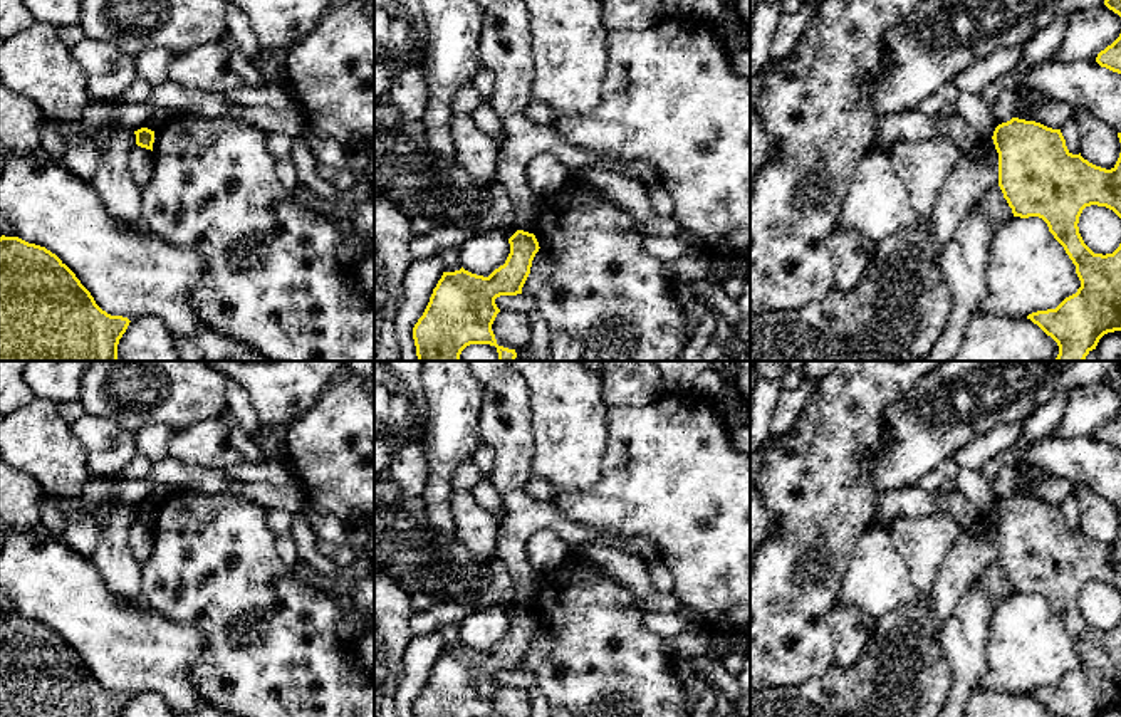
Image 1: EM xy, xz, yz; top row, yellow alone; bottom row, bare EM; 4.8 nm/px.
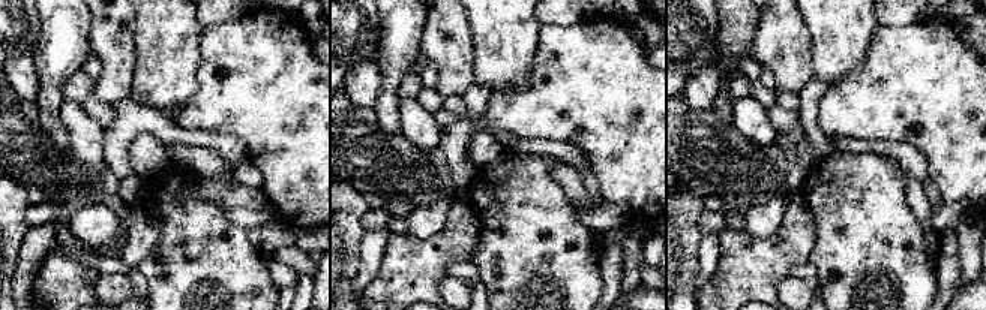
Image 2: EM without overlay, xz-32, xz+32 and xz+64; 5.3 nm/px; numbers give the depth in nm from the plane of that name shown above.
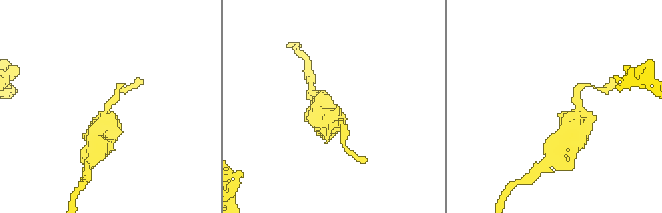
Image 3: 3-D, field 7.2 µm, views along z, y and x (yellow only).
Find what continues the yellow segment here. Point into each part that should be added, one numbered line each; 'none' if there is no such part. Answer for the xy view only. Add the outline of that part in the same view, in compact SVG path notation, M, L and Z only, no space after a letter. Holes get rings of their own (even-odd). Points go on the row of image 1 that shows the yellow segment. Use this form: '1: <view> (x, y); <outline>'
none

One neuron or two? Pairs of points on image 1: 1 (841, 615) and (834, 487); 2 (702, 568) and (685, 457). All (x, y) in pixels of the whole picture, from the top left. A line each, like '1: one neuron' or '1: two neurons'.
1: two neurons
2: one neuron

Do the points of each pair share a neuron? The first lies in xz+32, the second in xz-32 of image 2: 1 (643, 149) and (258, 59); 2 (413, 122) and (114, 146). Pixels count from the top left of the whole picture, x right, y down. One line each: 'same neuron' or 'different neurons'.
1: same neuron
2: different neurons

